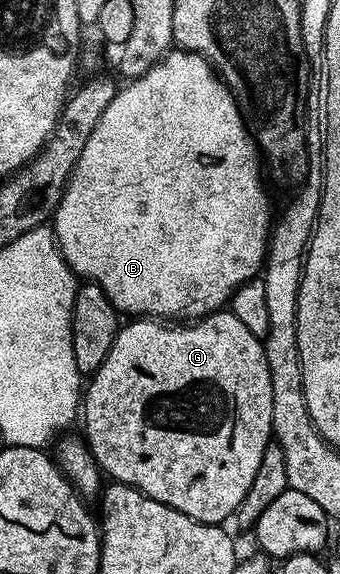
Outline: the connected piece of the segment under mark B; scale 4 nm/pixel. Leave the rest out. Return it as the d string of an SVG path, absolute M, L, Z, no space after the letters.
M173 47L144 75L132 78L118 88L115 99L111 99L107 111L103 111L103 119L95 123L95 131L91 131L91 139L87 139L87 147L83 147L79 163L75 163L63 191L63 199L51 218L51 228L57 236L57 245L69 268L78 278L103 287L107 299L111 299L118 314L128 315L133 319L200 319L224 310L234 291L262 272L275 217L274 214L269 214L269 197L265 194L261 173L263 177L263 161L259 156L257 142L249 131L233 92L218 77L216 69L206 57Z

